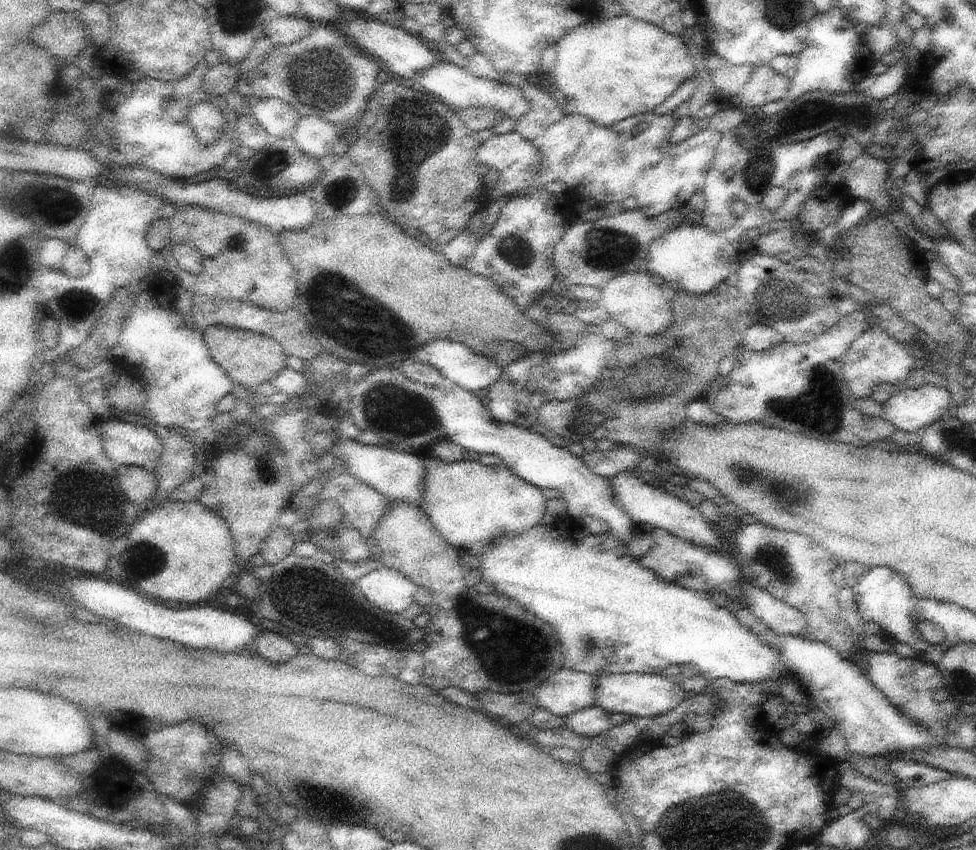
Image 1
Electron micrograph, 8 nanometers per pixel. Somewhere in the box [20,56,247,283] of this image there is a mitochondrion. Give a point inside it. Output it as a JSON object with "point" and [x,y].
{"point":[68,206]}

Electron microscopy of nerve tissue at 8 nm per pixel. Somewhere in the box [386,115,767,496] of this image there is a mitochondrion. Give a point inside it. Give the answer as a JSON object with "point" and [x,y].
{"point":[657,383]}

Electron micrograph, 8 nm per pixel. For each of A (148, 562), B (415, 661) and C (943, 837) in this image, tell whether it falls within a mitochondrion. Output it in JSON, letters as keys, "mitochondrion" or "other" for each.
{"A":"other","B":"other","C":"other"}

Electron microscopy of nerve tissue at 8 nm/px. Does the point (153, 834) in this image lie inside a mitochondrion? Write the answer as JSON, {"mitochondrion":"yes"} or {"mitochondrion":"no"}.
{"mitochondrion":"no"}

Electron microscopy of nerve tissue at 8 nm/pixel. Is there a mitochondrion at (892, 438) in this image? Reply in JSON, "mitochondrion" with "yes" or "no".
{"mitochondrion":"no"}

